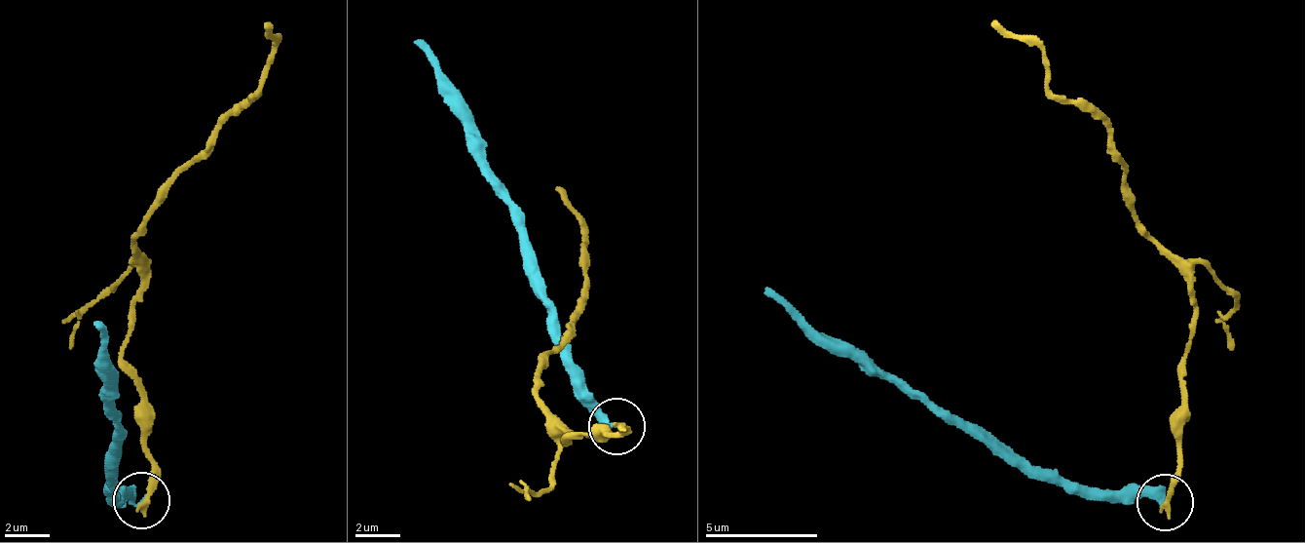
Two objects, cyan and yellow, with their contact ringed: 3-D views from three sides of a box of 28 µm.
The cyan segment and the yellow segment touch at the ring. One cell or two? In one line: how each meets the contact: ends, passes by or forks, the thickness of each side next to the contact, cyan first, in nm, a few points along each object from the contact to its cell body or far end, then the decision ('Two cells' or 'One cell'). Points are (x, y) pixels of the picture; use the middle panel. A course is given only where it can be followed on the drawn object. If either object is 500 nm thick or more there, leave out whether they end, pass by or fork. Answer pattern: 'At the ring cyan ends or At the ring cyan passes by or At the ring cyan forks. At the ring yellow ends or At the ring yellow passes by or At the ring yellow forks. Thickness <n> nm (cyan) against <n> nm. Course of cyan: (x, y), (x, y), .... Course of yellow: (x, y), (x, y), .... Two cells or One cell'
At the ring cyan ends. At the ring yellow ends. Thickness 240 nm (cyan) against 320 nm. Course of cyan: (615, 424), (567, 357), (522, 206), (486, 165), (473, 112), (411, 40). Course of yellow: (615, 424), (619, 432), (587, 432), (567, 445), (535, 380), (579, 302), (581, 212), (553, 188). Two cells

